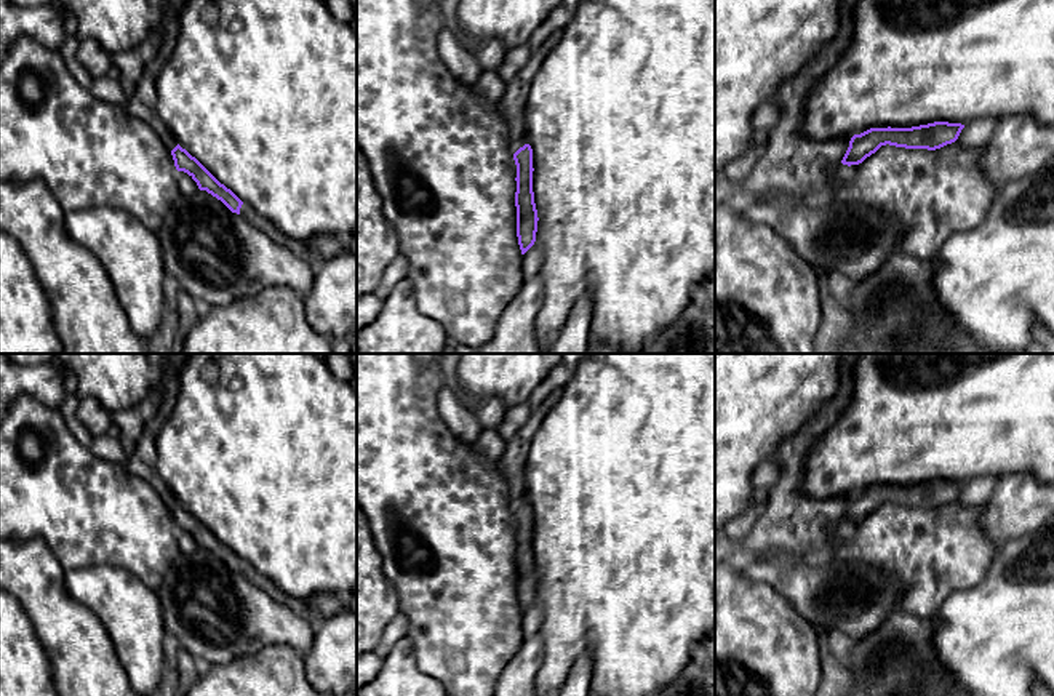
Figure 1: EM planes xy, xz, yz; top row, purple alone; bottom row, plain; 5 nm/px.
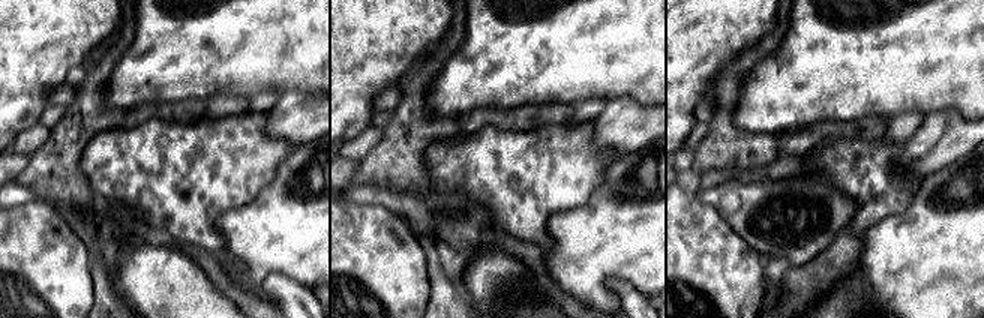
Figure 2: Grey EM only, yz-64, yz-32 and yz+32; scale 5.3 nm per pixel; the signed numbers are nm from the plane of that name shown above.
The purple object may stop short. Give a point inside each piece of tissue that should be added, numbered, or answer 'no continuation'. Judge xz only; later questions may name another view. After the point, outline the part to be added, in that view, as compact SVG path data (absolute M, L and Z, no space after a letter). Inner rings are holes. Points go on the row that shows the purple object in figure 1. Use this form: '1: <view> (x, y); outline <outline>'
1: xz (512, 104); outline M555 30L545 38L545 42L531 53L528 62L515 74L515 77L507 83L505 93L497 101L499 110L505 117L509 126L509 152L515 154L520 147L526 144L526 123L525 110L529 96L529 88L534 75L541 69L547 54L560 42L561 30Z

